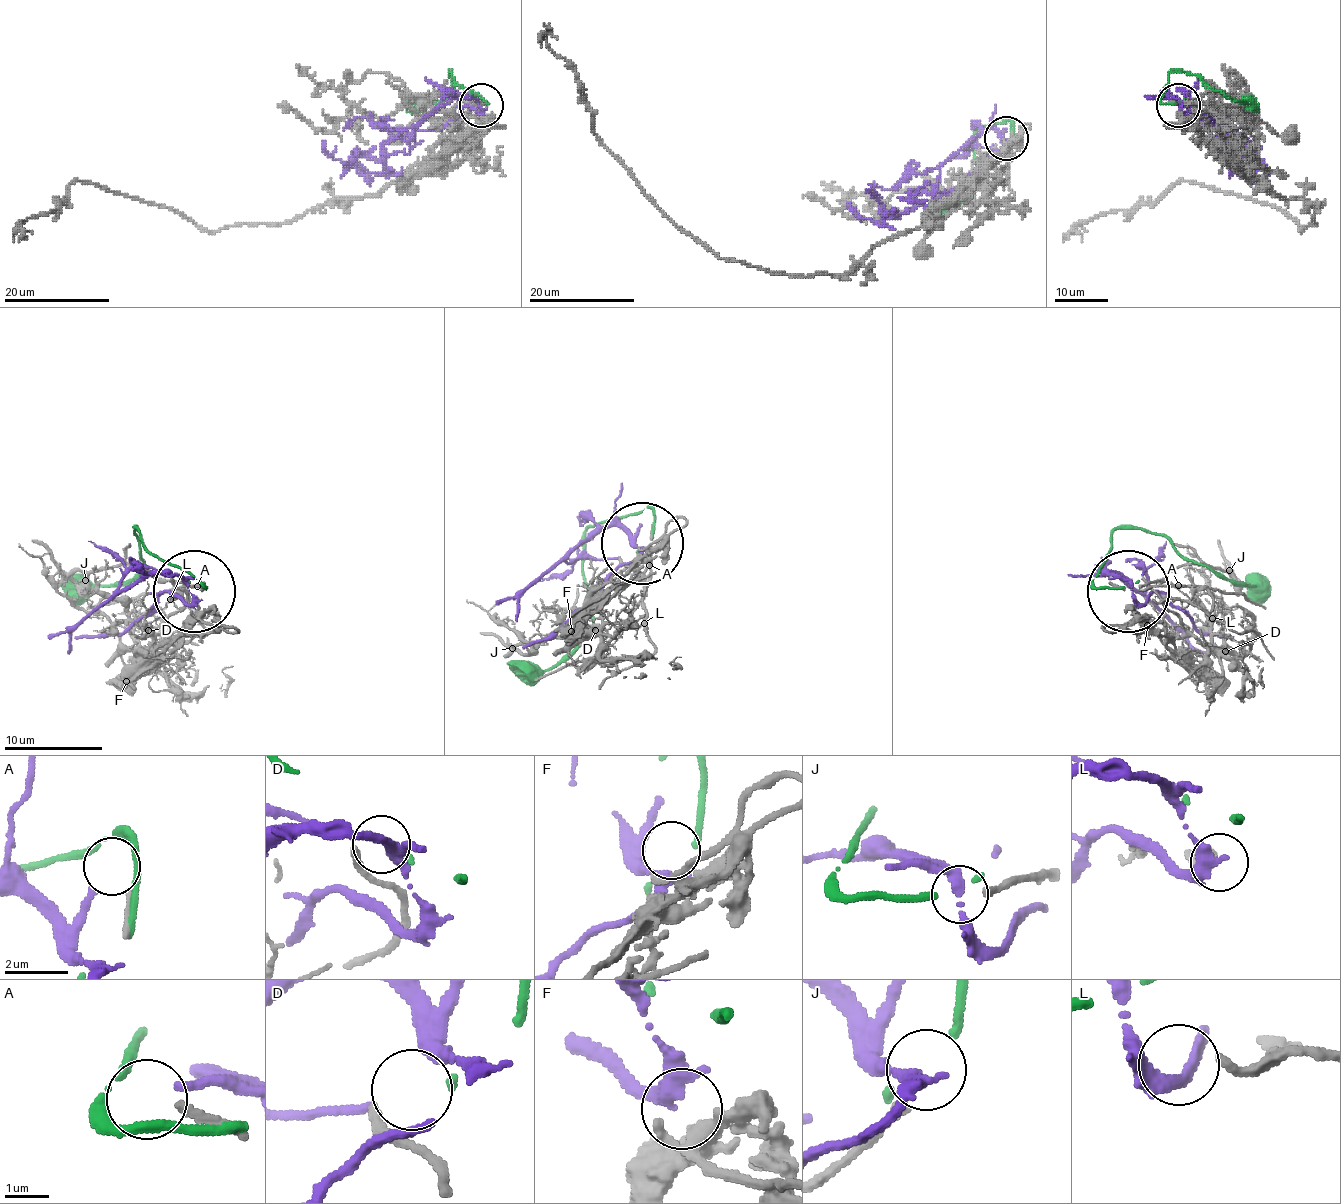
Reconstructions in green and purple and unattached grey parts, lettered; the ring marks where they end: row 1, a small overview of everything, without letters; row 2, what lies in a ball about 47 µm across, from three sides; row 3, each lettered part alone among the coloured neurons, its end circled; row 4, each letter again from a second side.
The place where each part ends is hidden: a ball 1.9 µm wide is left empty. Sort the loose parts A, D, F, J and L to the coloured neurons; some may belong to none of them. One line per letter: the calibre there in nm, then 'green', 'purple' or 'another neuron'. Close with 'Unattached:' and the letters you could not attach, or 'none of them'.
A: calibre 200 nm; purple
D: calibre 240 nm; green
F: calibre 190 nm; another neuron
J: calibre 240 nm; another neuron
L: calibre 200 nm; another neuron
Unattached: F, J, L

